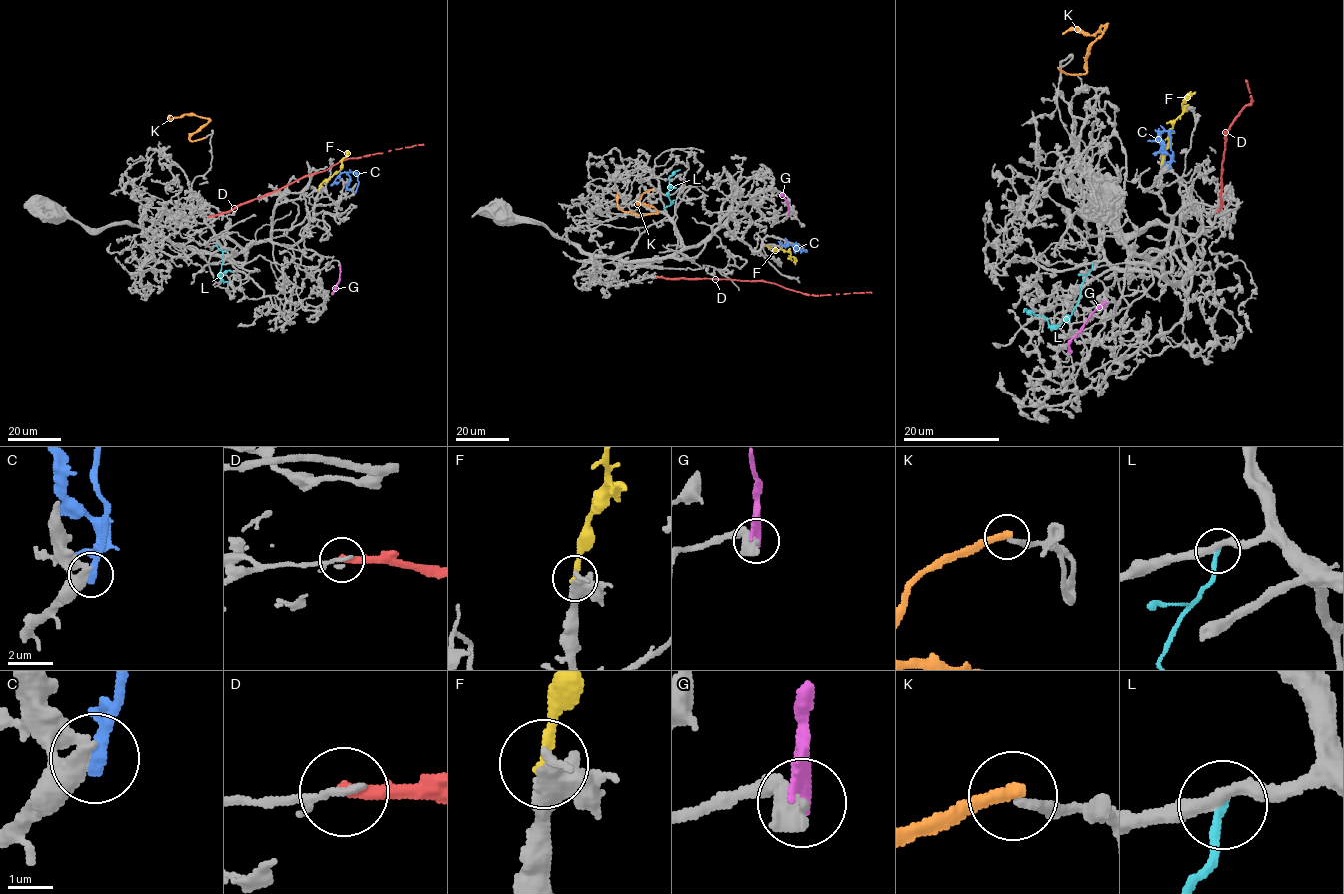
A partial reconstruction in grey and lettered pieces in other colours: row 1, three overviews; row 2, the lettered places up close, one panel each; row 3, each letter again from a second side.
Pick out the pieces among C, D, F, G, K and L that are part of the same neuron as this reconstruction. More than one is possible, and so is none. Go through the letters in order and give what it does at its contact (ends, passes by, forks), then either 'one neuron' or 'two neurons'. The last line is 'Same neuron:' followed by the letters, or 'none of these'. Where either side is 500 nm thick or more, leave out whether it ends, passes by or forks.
C: it ends | two neurons
D: it ends | two neurons
F: it ends | one neuron
G: two neurons
K: it ends | two neurons
L: it ends | two neurons
Same neuron: F

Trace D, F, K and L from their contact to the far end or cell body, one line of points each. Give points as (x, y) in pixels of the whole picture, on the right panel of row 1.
D: (1219, 211), (1225, 134), (1251, 103), (1245, 80)
F: (1161, 163), (1168, 135), (1181, 113), (1183, 104), (1196, 92)
K: (1059, 68), (1070, 74), (1086, 71), (1089, 47), (1106, 26), (1091, 34), (1076, 29), (1067, 29), (1062, 34)
L: (1092, 262), (1092, 268), (1080, 286), (1077, 306), (1061, 324), (1050, 325), (1043, 316), (1025, 309), (1023, 312)

